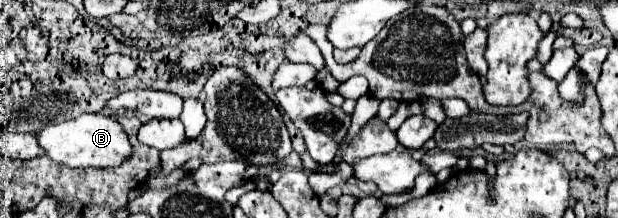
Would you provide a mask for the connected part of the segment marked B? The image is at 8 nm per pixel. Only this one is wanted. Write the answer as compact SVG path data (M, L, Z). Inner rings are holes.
M81 114L75 120L51 124L39 132L39 144L55 162L65 166L91 166L91 168L115 168L127 162L133 154L133 146L127 138L125 128L111 116L105 114Z

